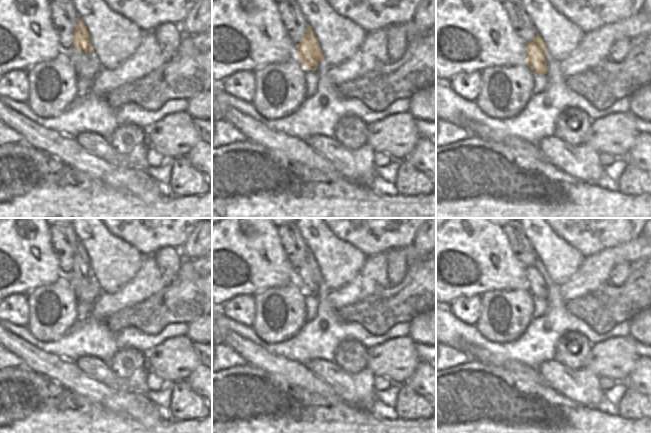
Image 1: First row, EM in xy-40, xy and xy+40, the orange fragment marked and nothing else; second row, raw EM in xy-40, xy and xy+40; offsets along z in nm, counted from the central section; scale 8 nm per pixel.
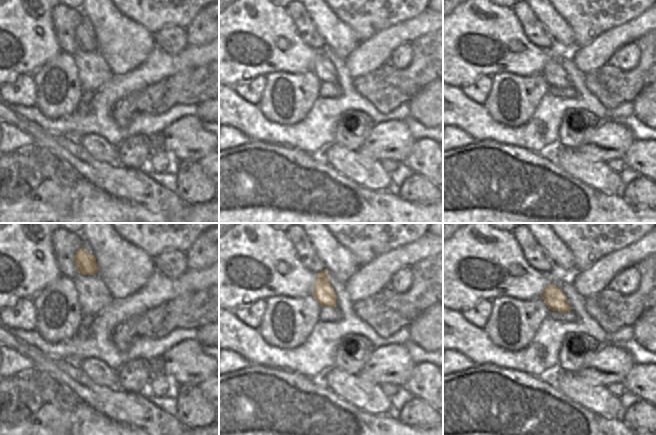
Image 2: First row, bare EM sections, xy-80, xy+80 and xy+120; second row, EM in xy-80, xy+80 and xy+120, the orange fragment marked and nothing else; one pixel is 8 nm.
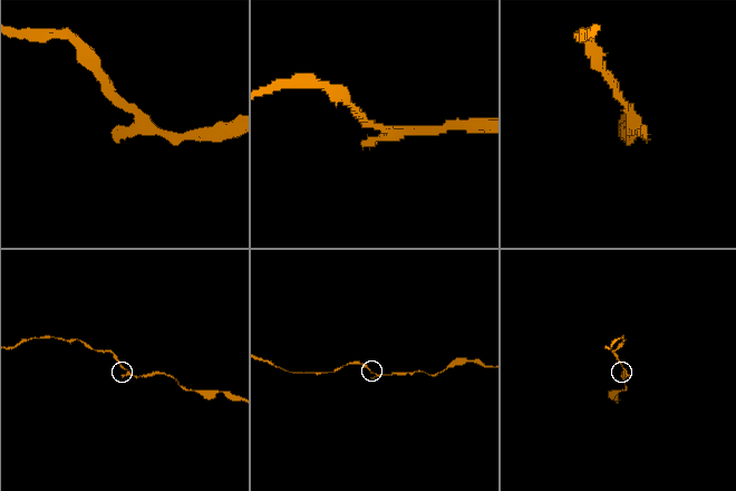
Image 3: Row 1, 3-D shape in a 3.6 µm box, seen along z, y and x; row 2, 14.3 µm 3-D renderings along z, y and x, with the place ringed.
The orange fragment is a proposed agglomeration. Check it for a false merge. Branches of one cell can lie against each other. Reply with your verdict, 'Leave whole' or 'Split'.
Leave whole

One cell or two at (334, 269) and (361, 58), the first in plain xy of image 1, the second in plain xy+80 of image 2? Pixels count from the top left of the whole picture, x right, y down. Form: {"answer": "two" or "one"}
{"answer": "two"}

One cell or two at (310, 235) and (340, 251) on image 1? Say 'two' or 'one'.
one

